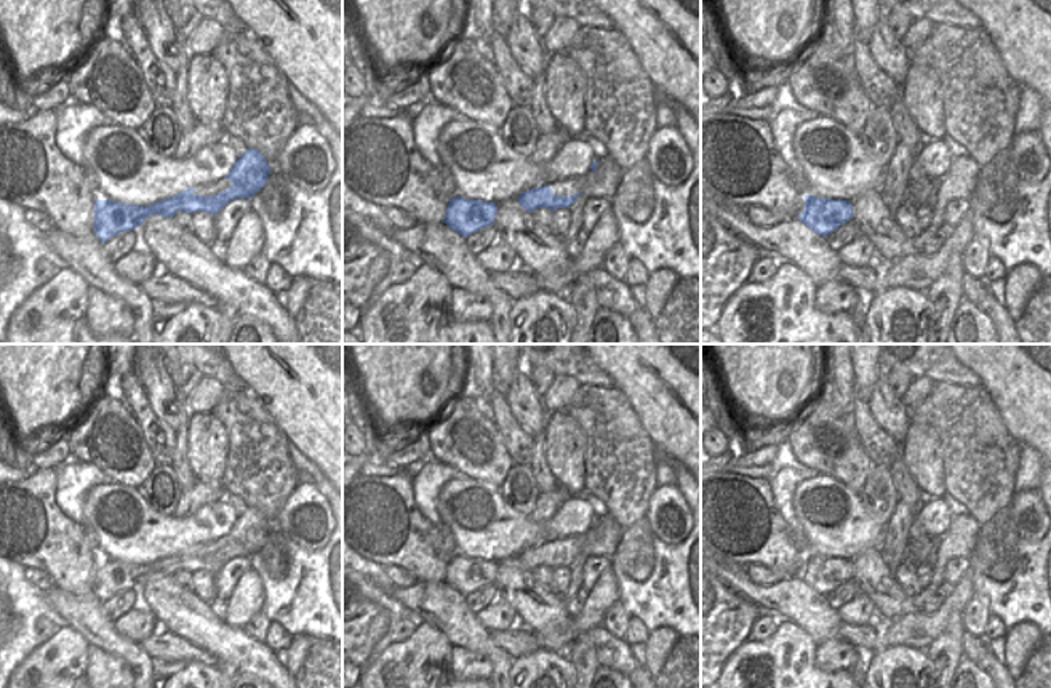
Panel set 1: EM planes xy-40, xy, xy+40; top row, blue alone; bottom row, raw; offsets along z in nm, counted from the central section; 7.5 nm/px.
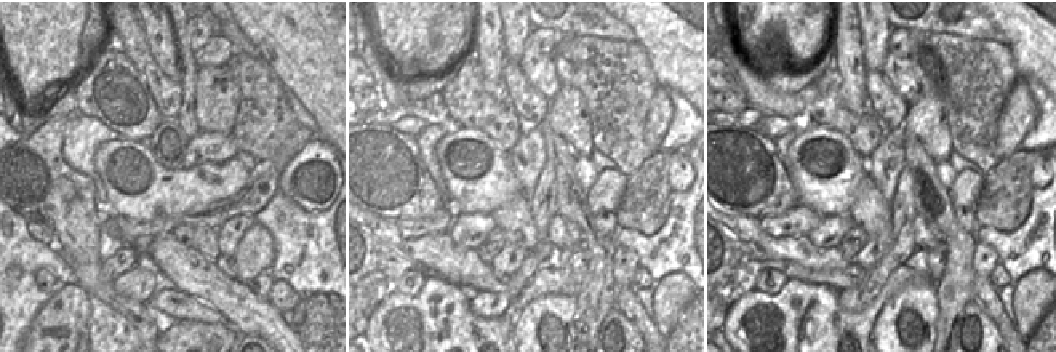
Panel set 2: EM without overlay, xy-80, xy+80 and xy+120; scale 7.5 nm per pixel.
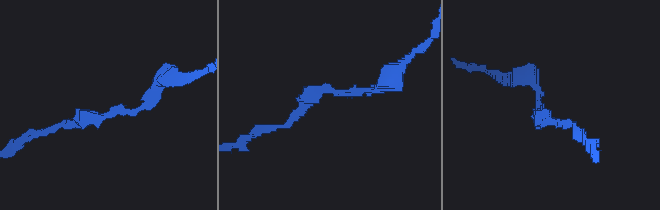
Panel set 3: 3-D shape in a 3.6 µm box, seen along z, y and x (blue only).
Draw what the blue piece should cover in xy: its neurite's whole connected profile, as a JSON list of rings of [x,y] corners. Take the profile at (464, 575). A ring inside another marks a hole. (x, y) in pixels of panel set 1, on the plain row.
[[[454,555],[446,566],[445,582],[456,592],[469,595],[486,584],[494,584],[498,563],[493,560],[467,558]]]

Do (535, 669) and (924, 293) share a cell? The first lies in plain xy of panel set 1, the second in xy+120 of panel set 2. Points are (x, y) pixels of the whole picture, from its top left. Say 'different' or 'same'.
same

